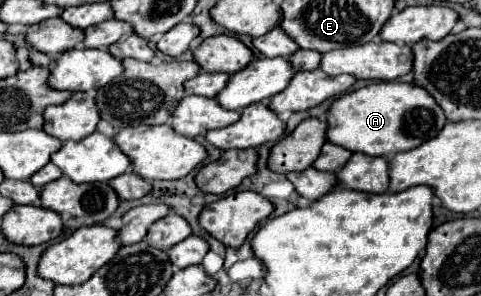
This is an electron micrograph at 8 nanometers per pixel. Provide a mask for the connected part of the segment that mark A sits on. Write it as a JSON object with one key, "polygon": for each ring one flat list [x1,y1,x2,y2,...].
{"polygon":[[381,81,369,83,351,93,343,93,335,99,327,111,327,131,329,143,339,145,353,153,365,153,371,157,395,155,419,147,443,129,447,117,435,99,413,83]]}

